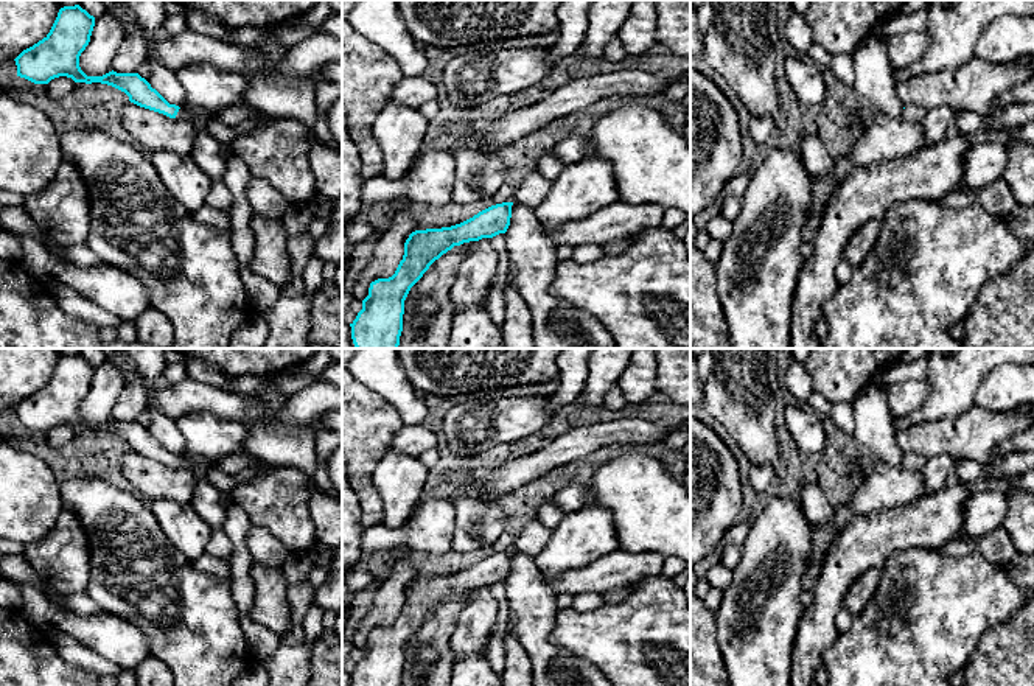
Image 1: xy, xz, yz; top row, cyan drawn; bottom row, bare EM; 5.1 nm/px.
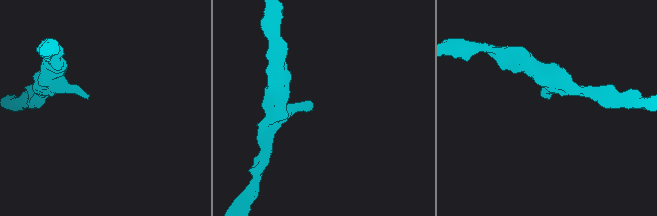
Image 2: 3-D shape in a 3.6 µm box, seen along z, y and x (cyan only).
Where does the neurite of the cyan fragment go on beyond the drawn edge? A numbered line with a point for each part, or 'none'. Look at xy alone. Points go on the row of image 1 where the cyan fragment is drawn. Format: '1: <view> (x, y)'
1: xy (192, 112)

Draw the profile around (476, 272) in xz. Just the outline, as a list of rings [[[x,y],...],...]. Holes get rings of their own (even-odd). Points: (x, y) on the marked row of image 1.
[[[491,238],[474,243],[457,268],[457,277],[451,285],[449,297],[456,308],[484,306],[491,289],[499,255]]]

